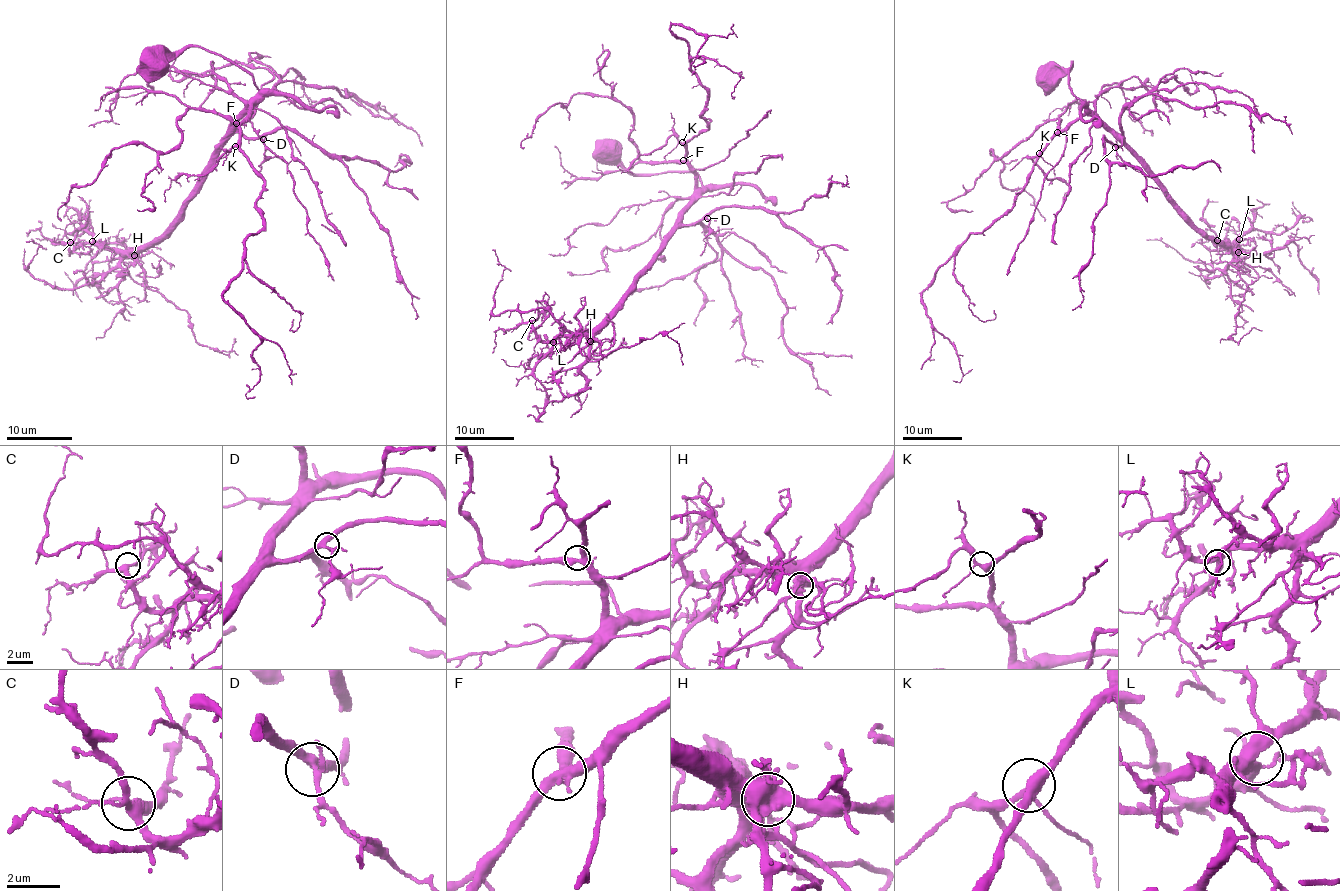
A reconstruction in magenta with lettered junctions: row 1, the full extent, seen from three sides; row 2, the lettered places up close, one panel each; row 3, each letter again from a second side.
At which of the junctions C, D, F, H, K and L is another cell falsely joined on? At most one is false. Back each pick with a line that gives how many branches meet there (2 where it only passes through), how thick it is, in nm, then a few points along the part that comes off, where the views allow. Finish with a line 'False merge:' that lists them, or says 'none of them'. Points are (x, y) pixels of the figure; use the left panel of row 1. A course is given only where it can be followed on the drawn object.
H: 5 branches meet; 650 nm thick; foreign part runs (133, 255), (135, 262), (127, 272), (187, 313), (194, 339), (228, 354), (235, 339), (236, 342)
False merge: H

